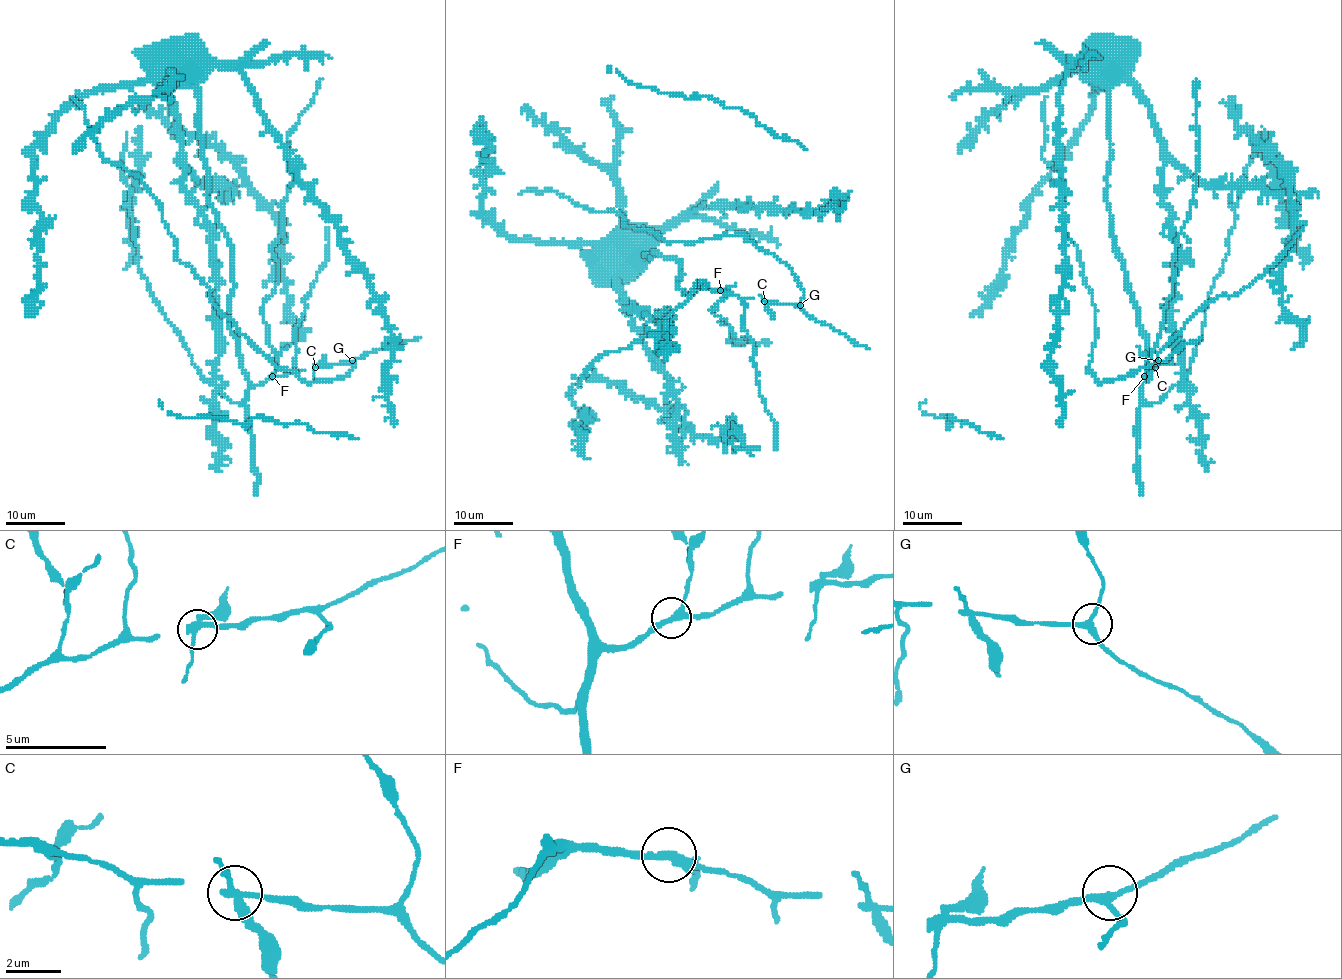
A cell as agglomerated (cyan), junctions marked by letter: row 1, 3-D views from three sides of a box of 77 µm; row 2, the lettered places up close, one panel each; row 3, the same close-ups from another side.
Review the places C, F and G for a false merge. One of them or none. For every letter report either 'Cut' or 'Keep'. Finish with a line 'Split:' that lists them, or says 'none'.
C: Cut
F: Keep
G: Keep
Split: C

